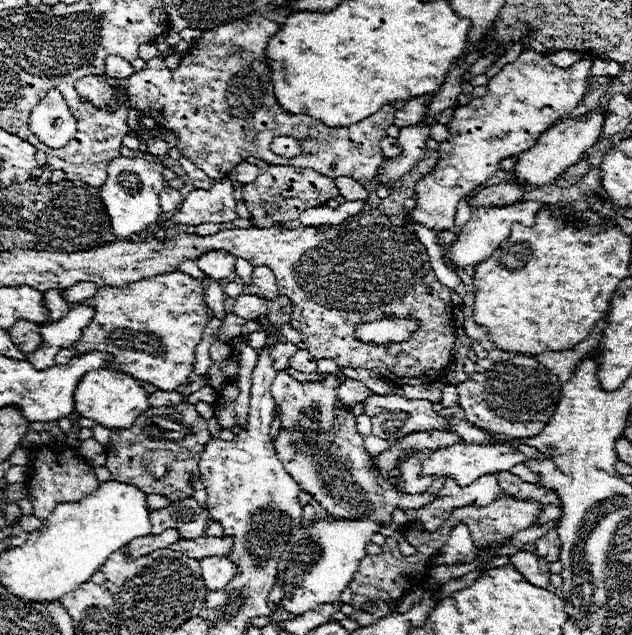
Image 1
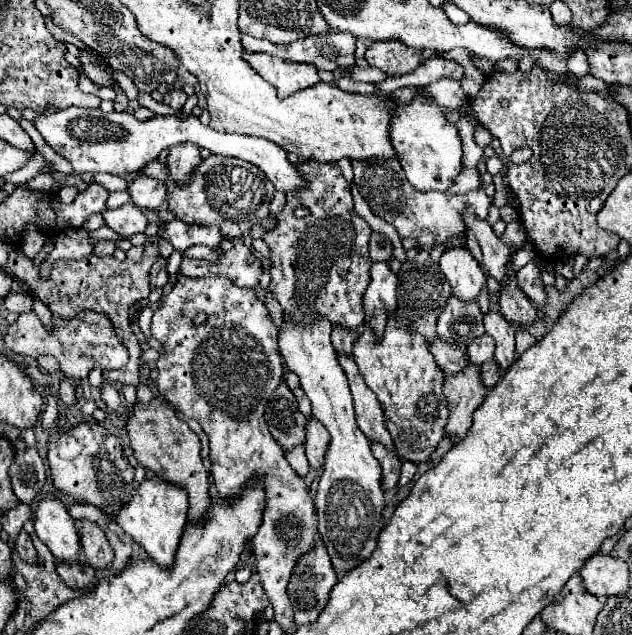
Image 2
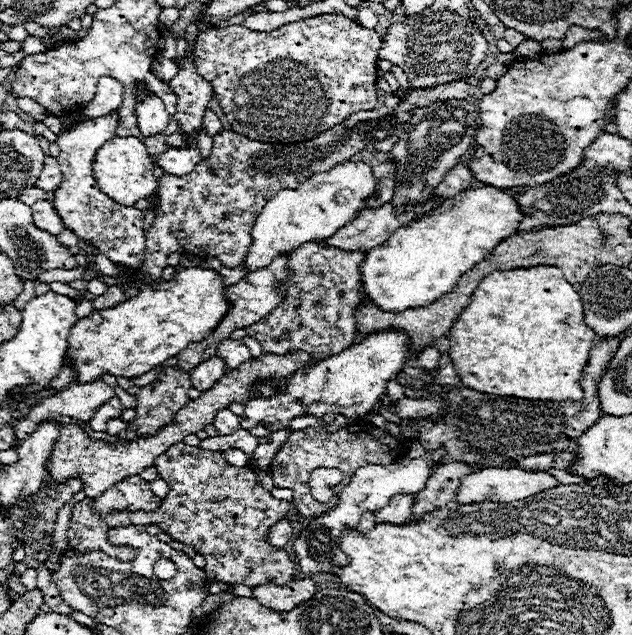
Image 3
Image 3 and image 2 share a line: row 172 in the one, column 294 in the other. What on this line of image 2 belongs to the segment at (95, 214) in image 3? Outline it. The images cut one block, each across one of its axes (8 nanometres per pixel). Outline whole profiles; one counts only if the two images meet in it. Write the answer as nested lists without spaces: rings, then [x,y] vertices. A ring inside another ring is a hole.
[[[246,52],[246,62],[266,82],[270,82],[276,88],[278,98],[286,98],[298,90],[310,88],[320,82],[318,70],[312,64],[298,64],[274,58],[270,54],[248,54],[248,52]]]

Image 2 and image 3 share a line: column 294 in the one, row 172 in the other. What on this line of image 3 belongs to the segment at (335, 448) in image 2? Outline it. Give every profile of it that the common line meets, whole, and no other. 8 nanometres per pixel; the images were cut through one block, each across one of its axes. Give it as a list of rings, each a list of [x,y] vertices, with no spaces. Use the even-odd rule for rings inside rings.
[[[344,162],[336,164],[332,170],[308,178],[296,190],[280,190],[258,214],[252,230],[252,246],[248,248],[246,268],[248,272],[272,262],[282,252],[292,252],[304,242],[330,238],[344,226],[352,222],[364,208],[366,198],[378,192],[378,180],[374,172],[364,162]]]

